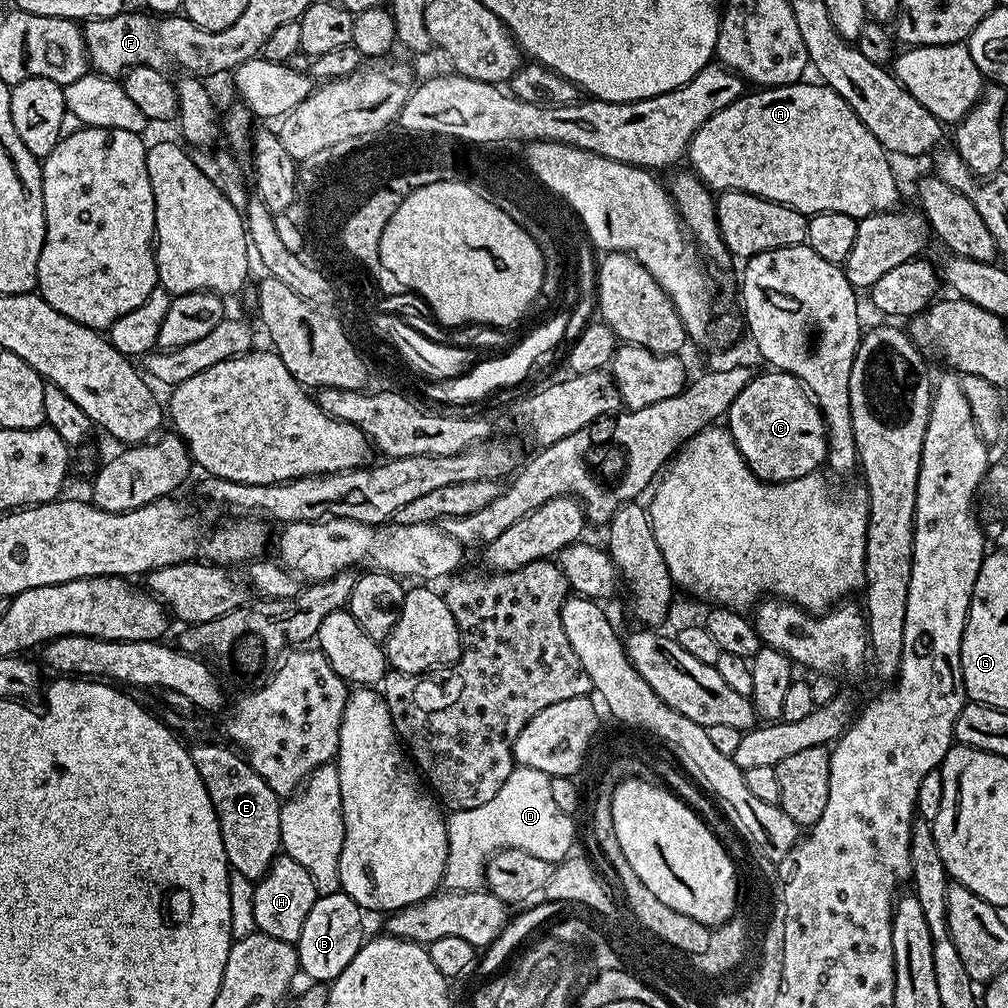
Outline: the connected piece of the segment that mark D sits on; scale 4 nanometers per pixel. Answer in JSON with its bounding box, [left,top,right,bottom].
[443,767,576,892]

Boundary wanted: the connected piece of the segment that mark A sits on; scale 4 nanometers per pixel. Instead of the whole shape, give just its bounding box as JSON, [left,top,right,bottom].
[686,82,900,218]

